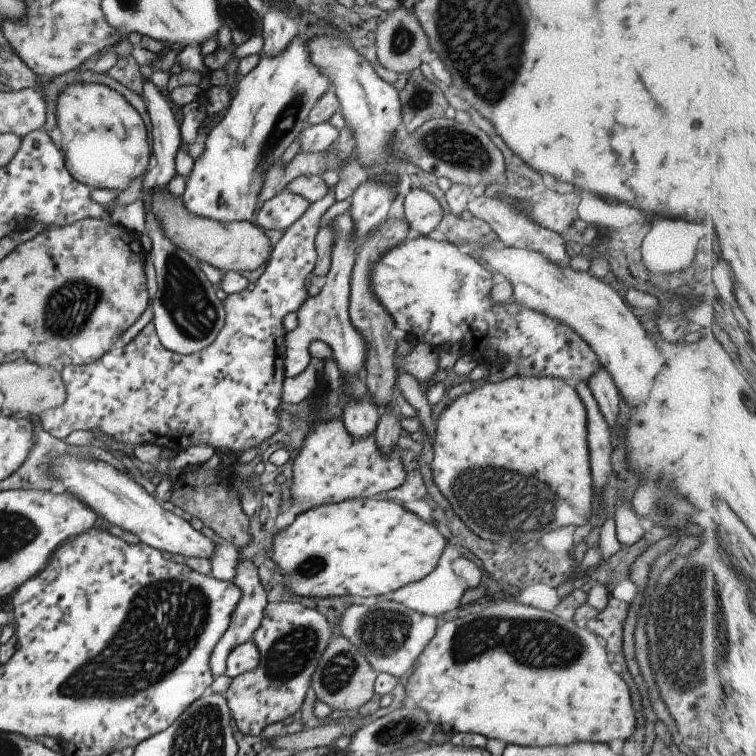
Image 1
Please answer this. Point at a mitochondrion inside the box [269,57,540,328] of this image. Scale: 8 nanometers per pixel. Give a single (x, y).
(459, 148)

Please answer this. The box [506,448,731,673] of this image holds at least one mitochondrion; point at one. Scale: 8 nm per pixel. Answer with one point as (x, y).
(663, 503)

